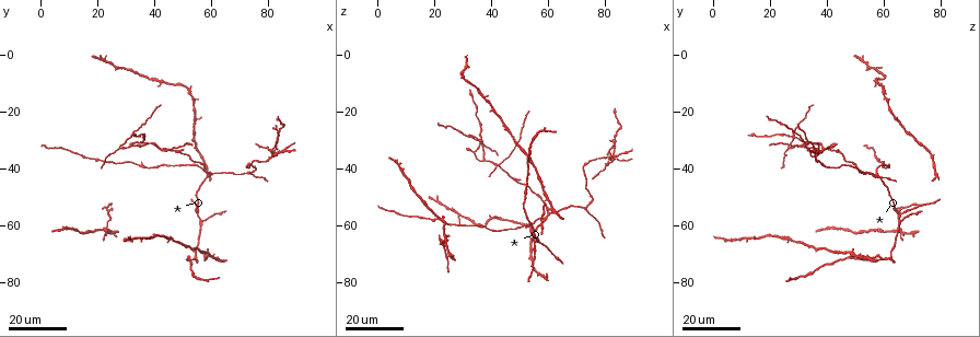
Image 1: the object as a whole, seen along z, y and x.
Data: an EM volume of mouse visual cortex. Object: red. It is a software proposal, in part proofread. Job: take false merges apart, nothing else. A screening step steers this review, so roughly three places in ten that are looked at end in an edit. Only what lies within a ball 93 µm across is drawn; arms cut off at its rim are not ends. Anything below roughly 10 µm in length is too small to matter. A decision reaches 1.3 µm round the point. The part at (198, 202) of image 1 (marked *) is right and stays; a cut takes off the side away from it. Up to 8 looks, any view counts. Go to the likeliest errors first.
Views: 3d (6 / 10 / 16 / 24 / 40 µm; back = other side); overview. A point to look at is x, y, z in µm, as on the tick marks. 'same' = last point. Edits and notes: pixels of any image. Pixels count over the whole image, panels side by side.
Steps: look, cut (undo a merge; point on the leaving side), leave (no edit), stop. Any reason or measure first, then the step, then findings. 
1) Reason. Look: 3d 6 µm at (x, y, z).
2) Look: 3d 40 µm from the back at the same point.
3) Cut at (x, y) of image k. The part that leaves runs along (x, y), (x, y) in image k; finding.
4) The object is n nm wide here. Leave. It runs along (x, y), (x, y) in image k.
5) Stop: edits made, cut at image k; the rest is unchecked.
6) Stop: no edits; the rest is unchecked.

Looks like a crossing. Look: 3d 24 µm at (43, 33, 39).

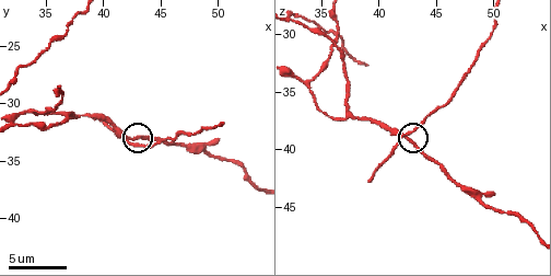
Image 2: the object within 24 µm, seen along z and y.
Closer look. Look: 3d 6 µm at (42.4, 33.6, 38.8).

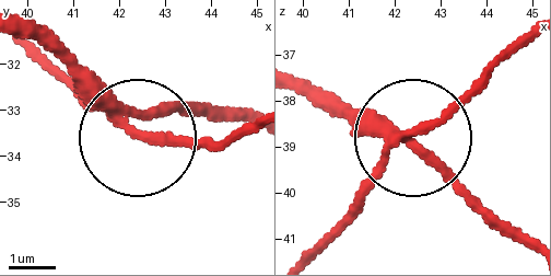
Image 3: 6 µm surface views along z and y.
The side arm is 25 µm long; 4 arms meet here. Cut at (174, 138) of image 3. A second cell is stuck on.

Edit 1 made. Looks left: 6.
Look: 3d 24 µm at (82, 36, 35).

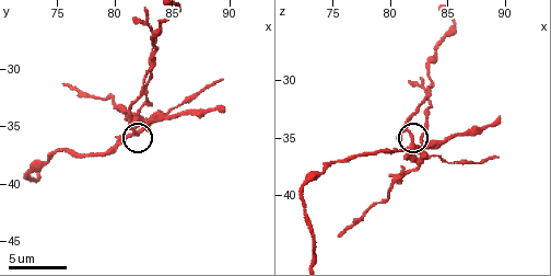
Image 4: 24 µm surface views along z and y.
Look: 3d 10 µm at (81.8, 35.8, 35.0).

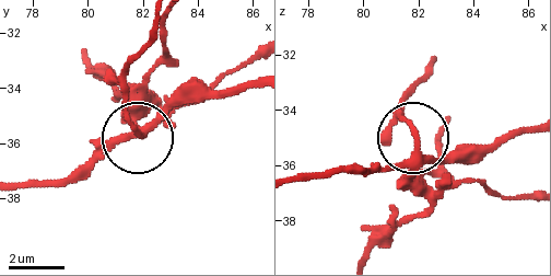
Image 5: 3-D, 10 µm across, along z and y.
The object is 240 nm wide here. Cut at (174, 123) of image 5. A second cell is stuck on.

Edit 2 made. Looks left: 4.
Redraw. Look: overview.

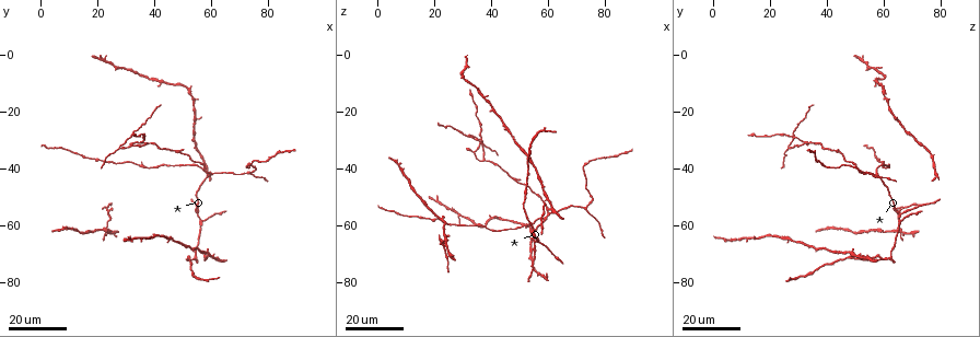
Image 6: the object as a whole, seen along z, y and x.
Sudden change in width. Look: 3d 16 µm at (28, 32, 26).

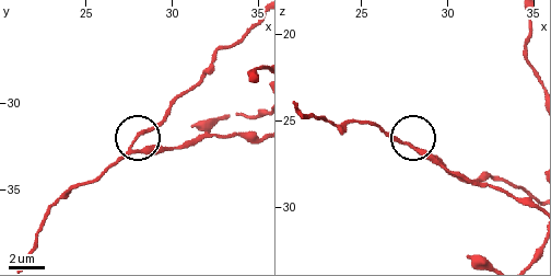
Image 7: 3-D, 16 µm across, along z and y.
Look: 3d 10 µm at (28.4, 32.7, 26.8).

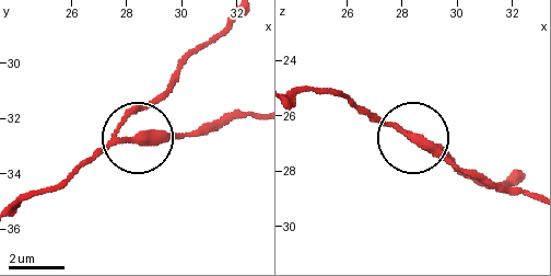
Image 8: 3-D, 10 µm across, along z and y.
Cut at (136, 110) of image 8. The part that leaves runs along (117, 140), (124, 122), (227, 23) in image 8; a second cell is stuck on.

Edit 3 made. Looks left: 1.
Stop: edits made, cut at image 3, cut at image 5, cut at image 8; the rest is unchecked.

